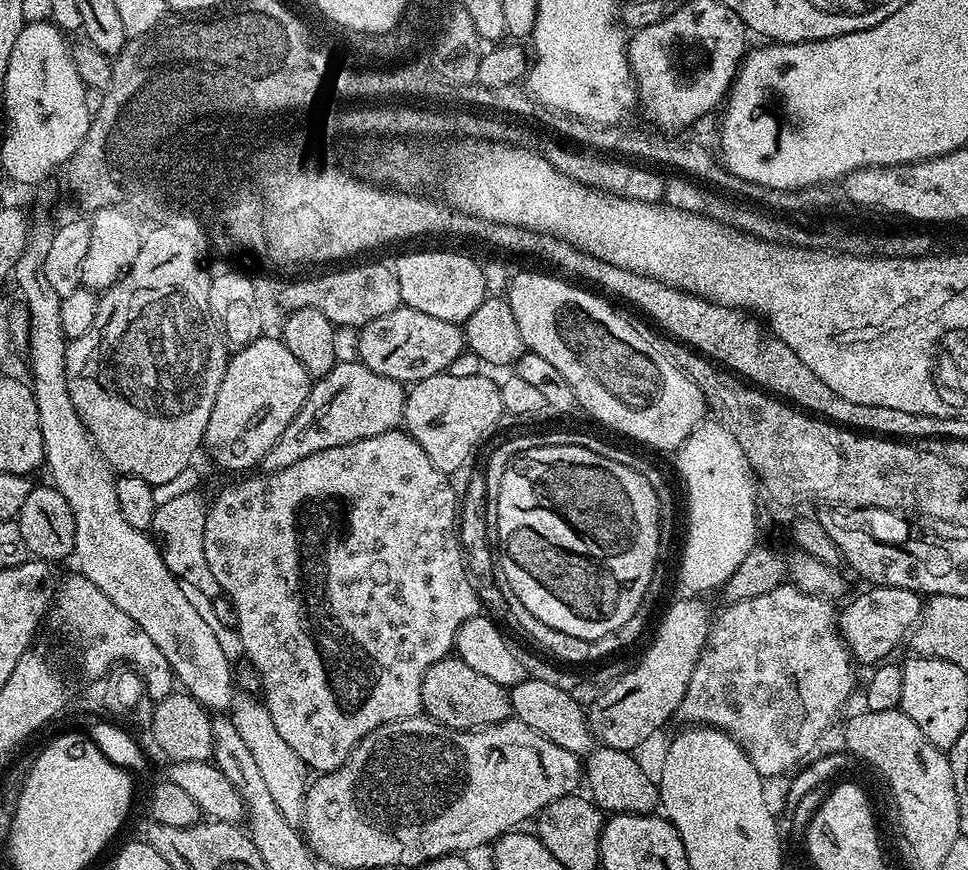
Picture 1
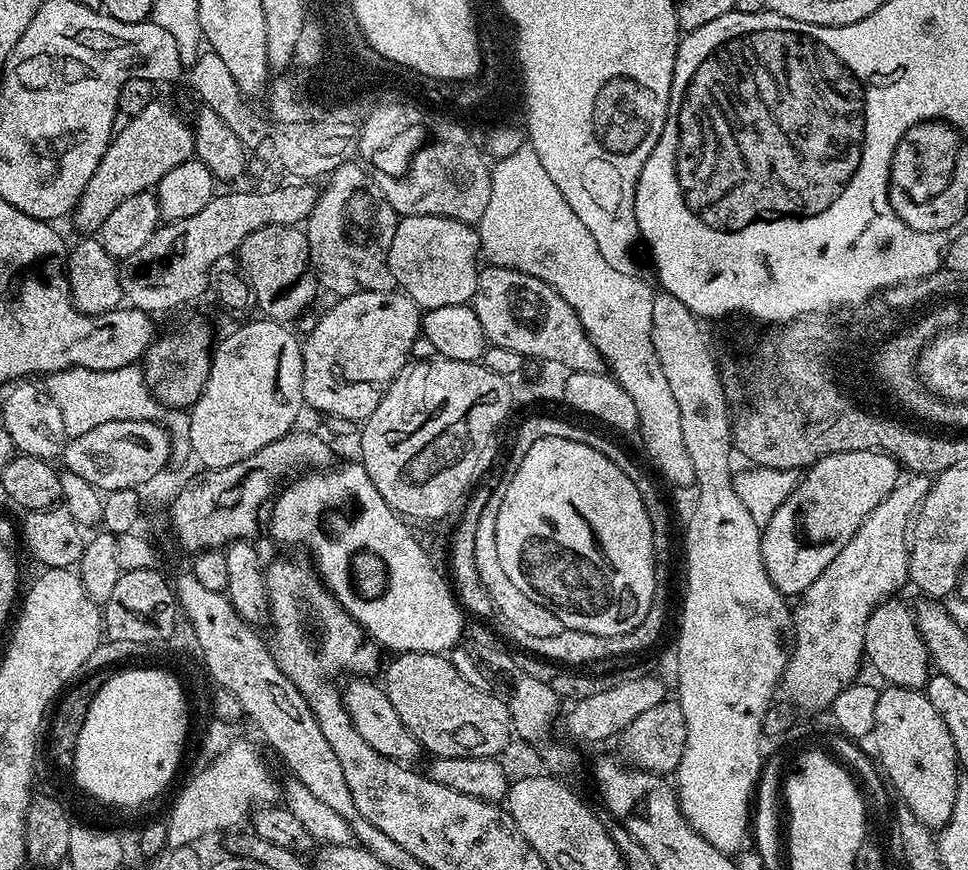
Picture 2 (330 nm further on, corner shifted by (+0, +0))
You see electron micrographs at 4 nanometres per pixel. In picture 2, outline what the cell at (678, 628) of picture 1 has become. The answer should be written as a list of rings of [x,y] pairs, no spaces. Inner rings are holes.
[[[850,450],[816,461],[799,477],[796,489],[778,506],[774,518],[763,525],[760,549],[770,582],[774,582],[785,598],[803,594],[818,574],[842,554],[842,546],[858,534],[858,526],[866,522],[870,510],[874,510],[901,479],[900,465],[886,452]]]

